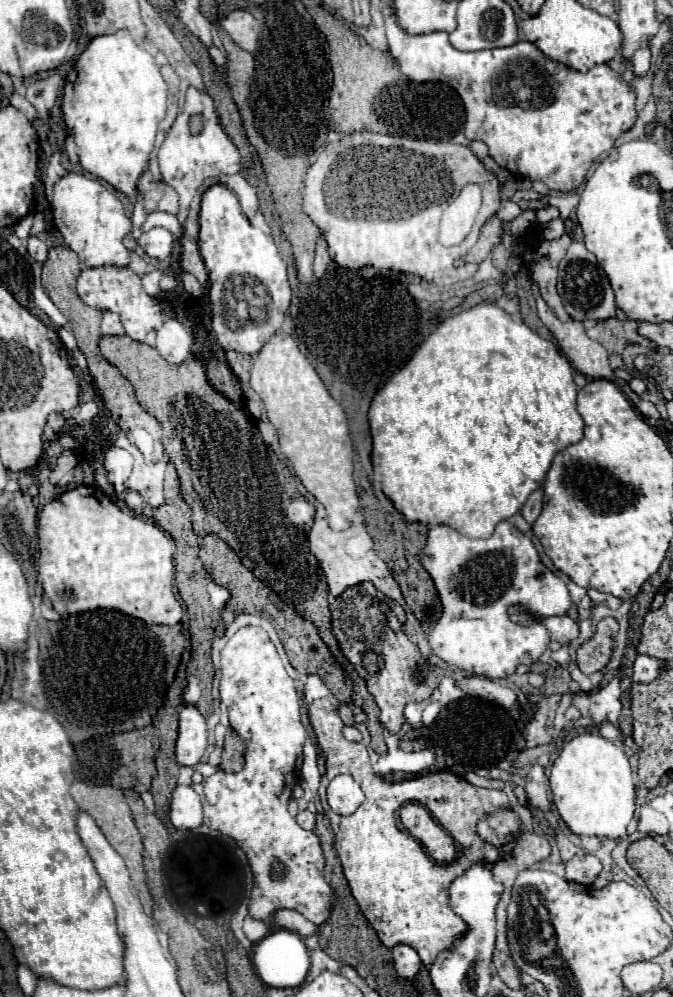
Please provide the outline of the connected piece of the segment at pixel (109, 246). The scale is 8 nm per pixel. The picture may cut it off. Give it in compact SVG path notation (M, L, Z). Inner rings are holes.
M66 173L54 185L52 209L54 209L54 225L62 233L64 245L76 251L84 267L128 265L130 251L124 247L122 239L128 233L132 233L132 221L124 215L124 207L120 199L114 197L96 179L88 179L80 173Z

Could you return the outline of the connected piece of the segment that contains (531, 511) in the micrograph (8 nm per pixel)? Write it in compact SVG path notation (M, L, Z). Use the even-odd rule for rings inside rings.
M536 489L530 497L528 497L528 501L524 503L524 507L522 507L522 517L528 521L528 523L534 523L536 519L538 519L538 515L540 515L540 511L542 511L542 489Z

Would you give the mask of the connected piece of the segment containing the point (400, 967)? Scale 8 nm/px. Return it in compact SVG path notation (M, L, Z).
M396 945L392 949L392 955L394 955L394 967L396 967L400 977L412 979L418 973L422 961L420 961L418 953L412 947L408 947L408 945Z

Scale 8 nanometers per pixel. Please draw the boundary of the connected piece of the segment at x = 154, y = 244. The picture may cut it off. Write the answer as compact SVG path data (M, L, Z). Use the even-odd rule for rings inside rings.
M154 227L148 233L142 233L142 237L138 239L138 245L144 249L144 253L156 259L168 257L172 253L172 243L174 243L174 237L164 227Z

